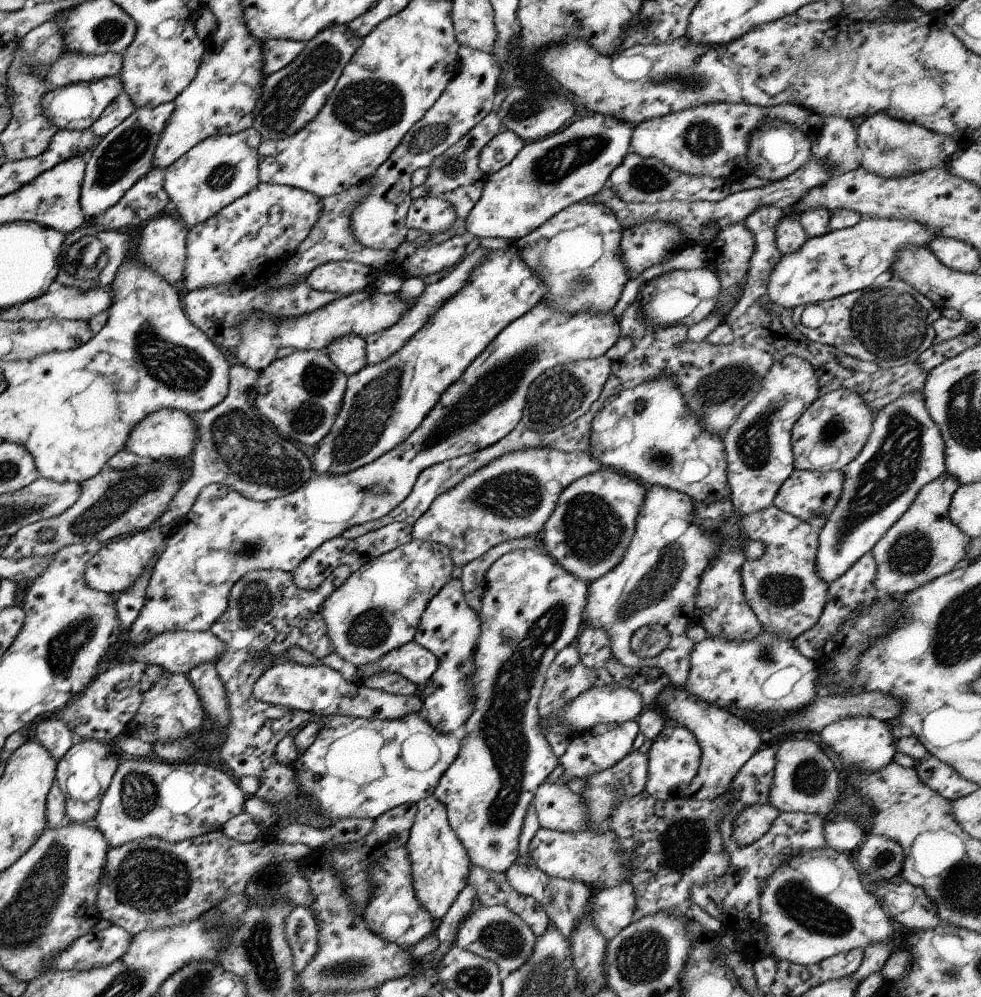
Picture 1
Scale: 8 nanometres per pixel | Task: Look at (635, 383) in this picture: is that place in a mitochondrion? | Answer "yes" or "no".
no

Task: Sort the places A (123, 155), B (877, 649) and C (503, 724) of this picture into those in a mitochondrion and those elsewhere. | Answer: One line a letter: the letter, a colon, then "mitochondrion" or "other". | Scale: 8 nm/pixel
A: mitochondrion
B: other
C: mitochondrion

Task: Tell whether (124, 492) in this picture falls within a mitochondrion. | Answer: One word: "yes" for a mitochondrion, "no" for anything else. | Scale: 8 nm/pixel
yes

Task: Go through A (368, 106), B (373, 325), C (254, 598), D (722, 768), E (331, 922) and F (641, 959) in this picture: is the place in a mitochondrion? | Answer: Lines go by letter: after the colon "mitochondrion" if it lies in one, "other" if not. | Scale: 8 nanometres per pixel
A: mitochondrion
B: other
C: mitochondrion
D: other
E: other
F: mitochondrion

